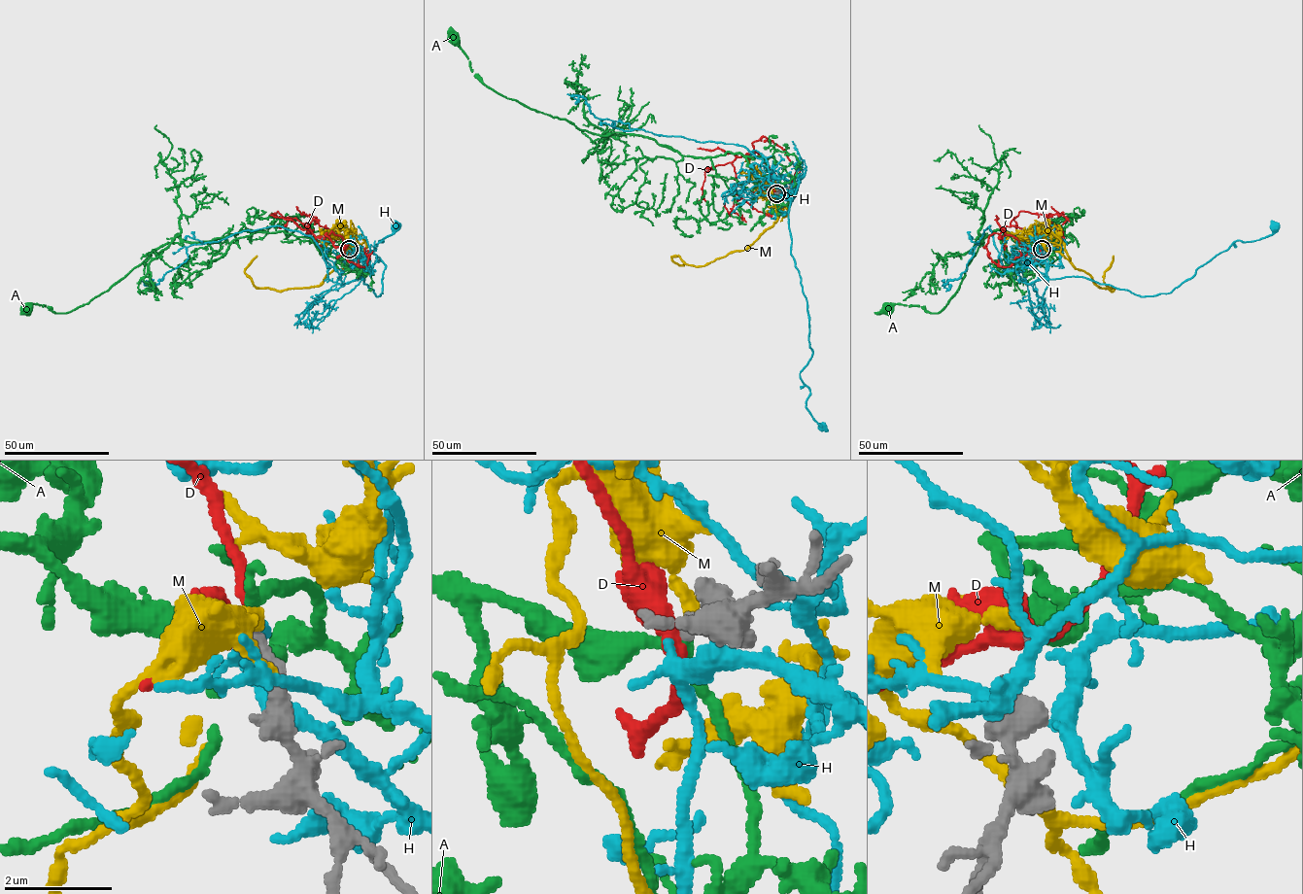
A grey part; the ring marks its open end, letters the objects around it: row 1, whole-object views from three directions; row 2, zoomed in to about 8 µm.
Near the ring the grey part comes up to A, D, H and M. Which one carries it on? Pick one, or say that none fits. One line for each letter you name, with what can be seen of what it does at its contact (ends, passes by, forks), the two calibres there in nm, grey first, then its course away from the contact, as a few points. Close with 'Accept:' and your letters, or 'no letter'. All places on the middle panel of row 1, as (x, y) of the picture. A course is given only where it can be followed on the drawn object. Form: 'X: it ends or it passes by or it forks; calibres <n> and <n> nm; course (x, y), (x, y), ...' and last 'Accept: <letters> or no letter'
A: it forks; calibres 220 and 190 nm; course (776, 193), (764, 189), (740, 154), (680, 154), (636, 134), (593, 134), (507, 98), (471, 71), (455, 40)
Accept: A

